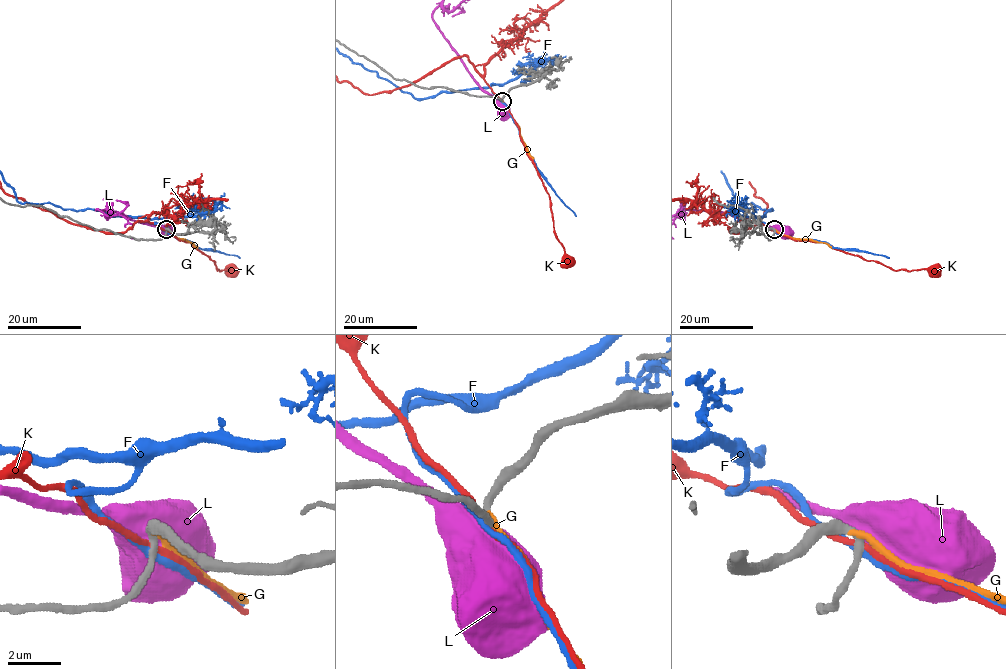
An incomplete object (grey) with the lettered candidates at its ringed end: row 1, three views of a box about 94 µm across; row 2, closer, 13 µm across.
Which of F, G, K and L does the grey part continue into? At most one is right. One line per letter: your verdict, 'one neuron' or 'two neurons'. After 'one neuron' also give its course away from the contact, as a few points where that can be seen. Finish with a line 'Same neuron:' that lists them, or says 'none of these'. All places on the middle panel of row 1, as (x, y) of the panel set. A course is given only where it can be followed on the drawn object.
F: two neurons
G: one neuron | via (502, 100), (519, 127), (527, 152), (534, 158)
K: two neurons
L: two neurons
Same neuron: G

